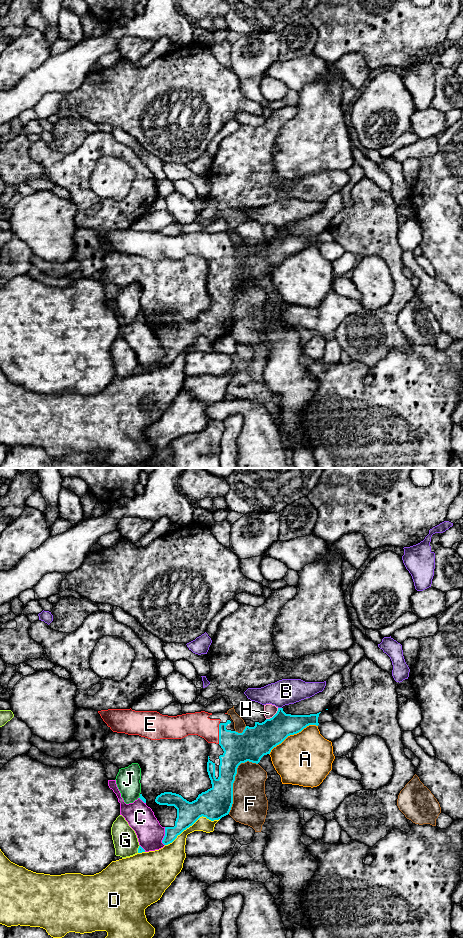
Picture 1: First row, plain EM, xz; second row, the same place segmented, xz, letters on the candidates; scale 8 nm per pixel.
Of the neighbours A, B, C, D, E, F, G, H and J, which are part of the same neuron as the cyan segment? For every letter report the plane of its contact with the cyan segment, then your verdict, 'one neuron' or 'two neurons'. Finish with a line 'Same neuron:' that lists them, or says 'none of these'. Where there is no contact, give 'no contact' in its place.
A: xz | two neurons
B: xz | two neurons
C: xz | two neurons
D: xz | two neurons
E: xz | one neuron
F: xz | two neurons
G: xz | two neurons
H: xz | two neurons
J: xz | two neurons
Same neuron: E

